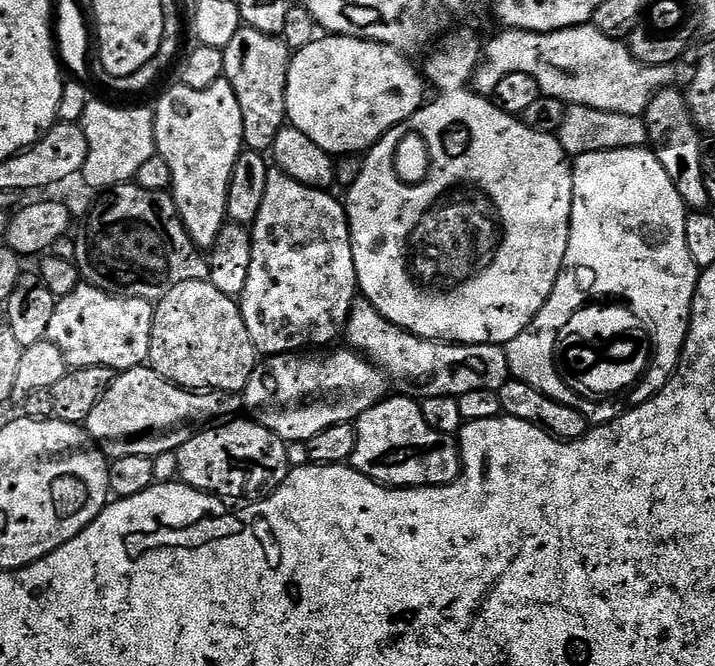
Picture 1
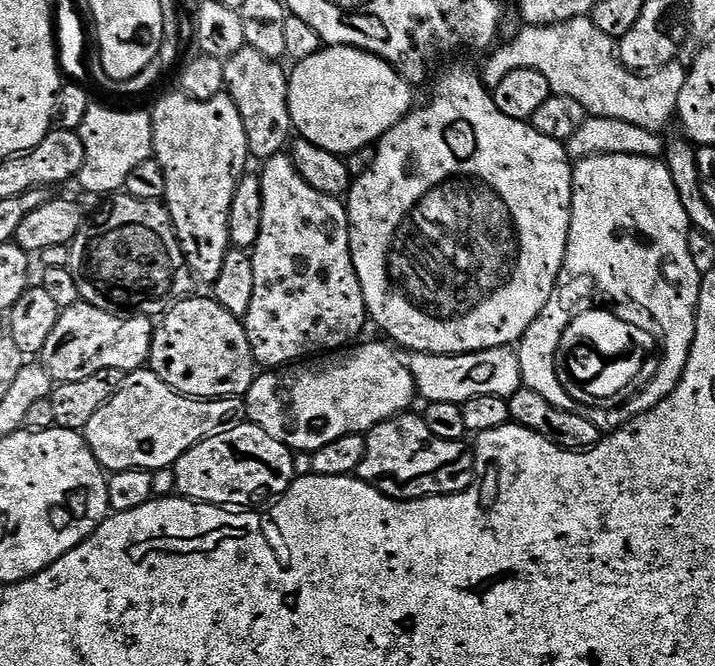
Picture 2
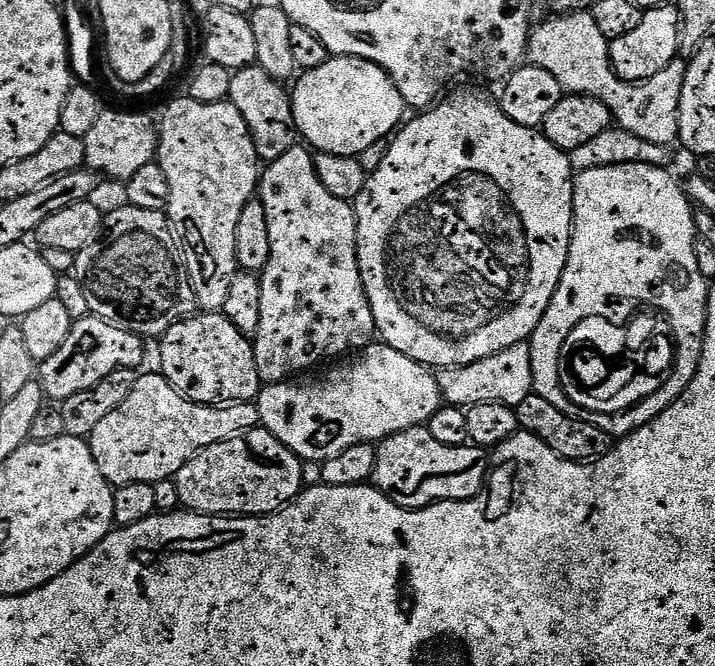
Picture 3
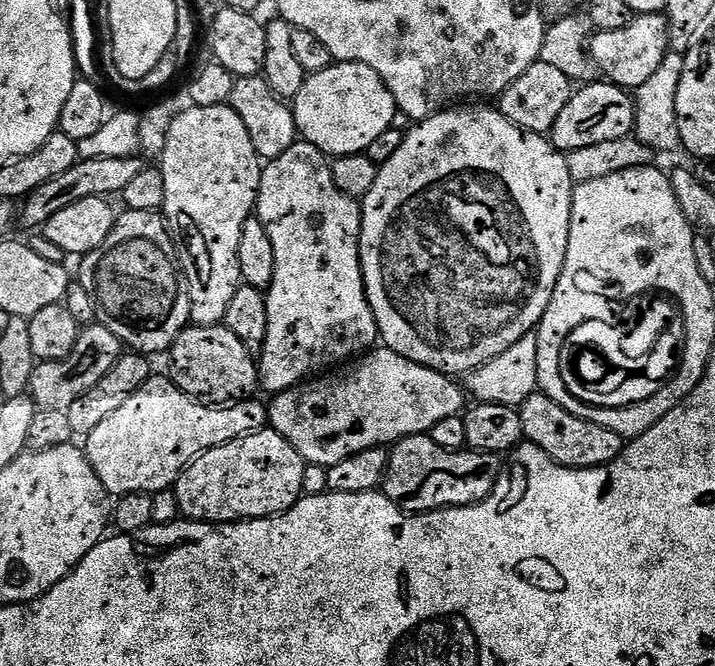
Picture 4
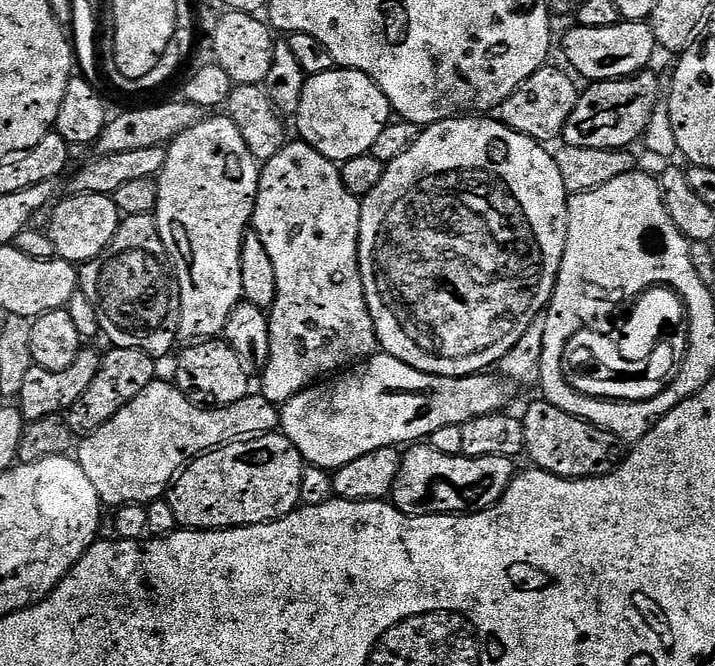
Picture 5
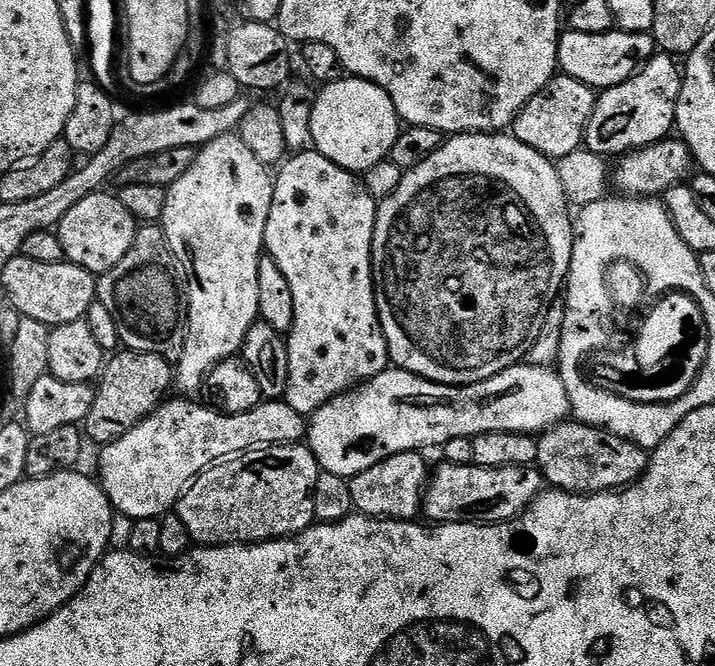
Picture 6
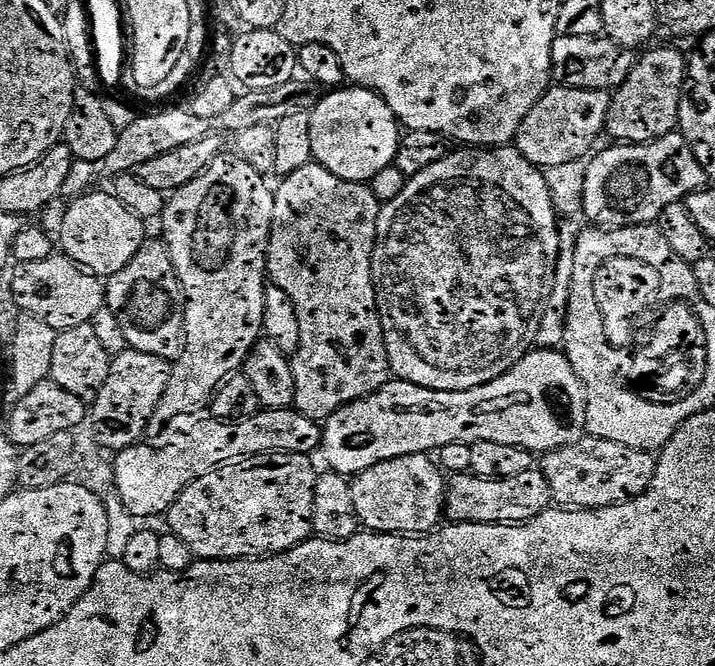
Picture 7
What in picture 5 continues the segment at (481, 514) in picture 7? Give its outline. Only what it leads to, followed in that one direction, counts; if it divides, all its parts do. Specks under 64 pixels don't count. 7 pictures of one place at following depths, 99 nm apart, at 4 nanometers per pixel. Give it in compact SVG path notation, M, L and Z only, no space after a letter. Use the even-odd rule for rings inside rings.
M412 446L403 453L394 503L407 516L475 514L492 510L503 501L518 468L507 456L447 456L428 446Z

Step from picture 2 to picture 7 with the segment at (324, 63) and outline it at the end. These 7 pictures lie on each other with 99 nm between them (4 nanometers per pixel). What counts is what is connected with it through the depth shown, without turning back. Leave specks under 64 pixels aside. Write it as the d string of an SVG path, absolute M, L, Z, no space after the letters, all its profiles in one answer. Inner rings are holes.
M341 86L324 94L310 112L310 146L313 161L346 182L368 184L378 174L382 174L382 170L393 167L401 139L400 121L392 113L384 97L368 88Z

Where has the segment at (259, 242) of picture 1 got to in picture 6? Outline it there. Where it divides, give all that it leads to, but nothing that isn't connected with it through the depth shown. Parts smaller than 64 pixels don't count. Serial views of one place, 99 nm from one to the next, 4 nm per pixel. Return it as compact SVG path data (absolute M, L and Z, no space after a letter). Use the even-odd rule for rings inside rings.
M315 150L289 155L278 171L272 185L274 198L264 231L264 246L278 270L286 274L290 294L294 294L294 322L286 336L288 385L283 399L308 418L328 400L374 379L390 364L372 283L372 239L378 202L357 173L340 168Z

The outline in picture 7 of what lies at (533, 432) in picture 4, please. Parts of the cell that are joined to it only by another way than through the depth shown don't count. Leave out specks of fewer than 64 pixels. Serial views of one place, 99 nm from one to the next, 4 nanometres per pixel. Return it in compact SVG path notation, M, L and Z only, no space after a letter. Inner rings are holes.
M585 438L577 444L565 448L555 448L553 452L543 453L539 461L539 471L543 472L546 482L552 490L555 503L568 510L583 510L586 508L609 508L615 504L625 504L628 500L641 496L647 488L651 488L656 473L657 457L642 449L631 449L619 442L601 439Z

